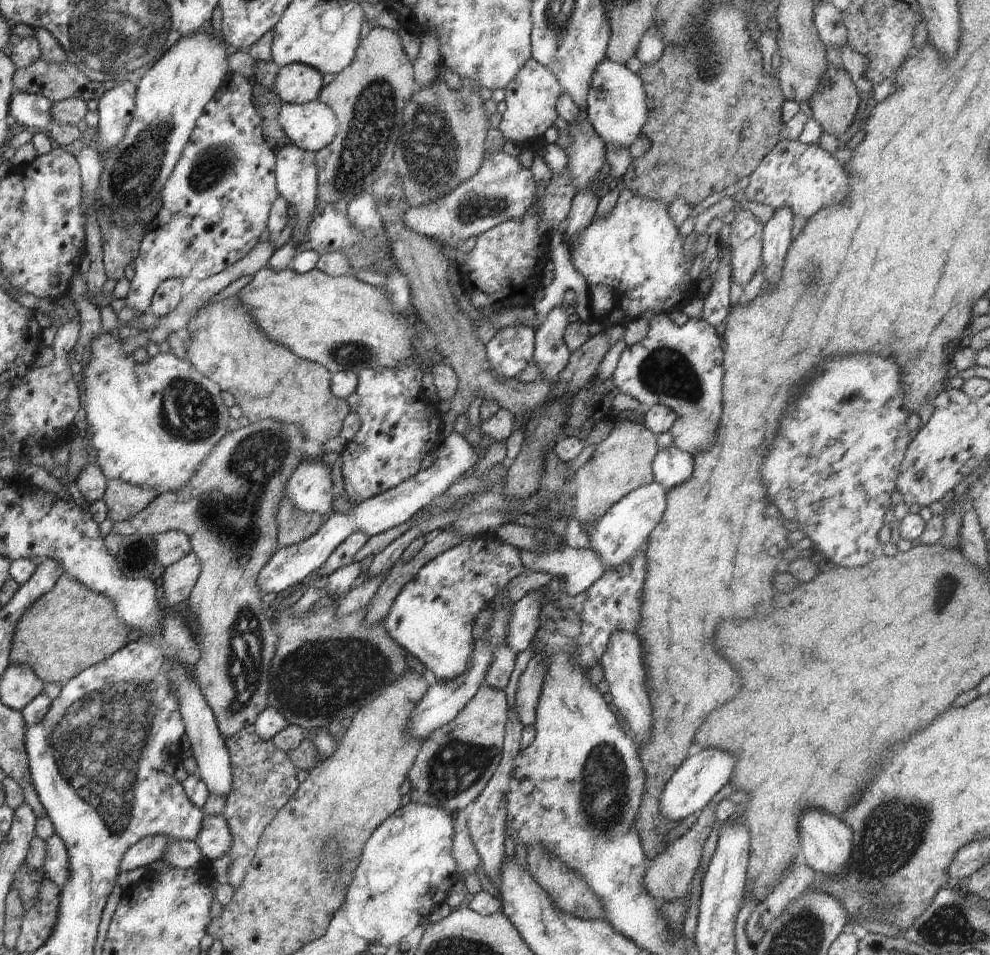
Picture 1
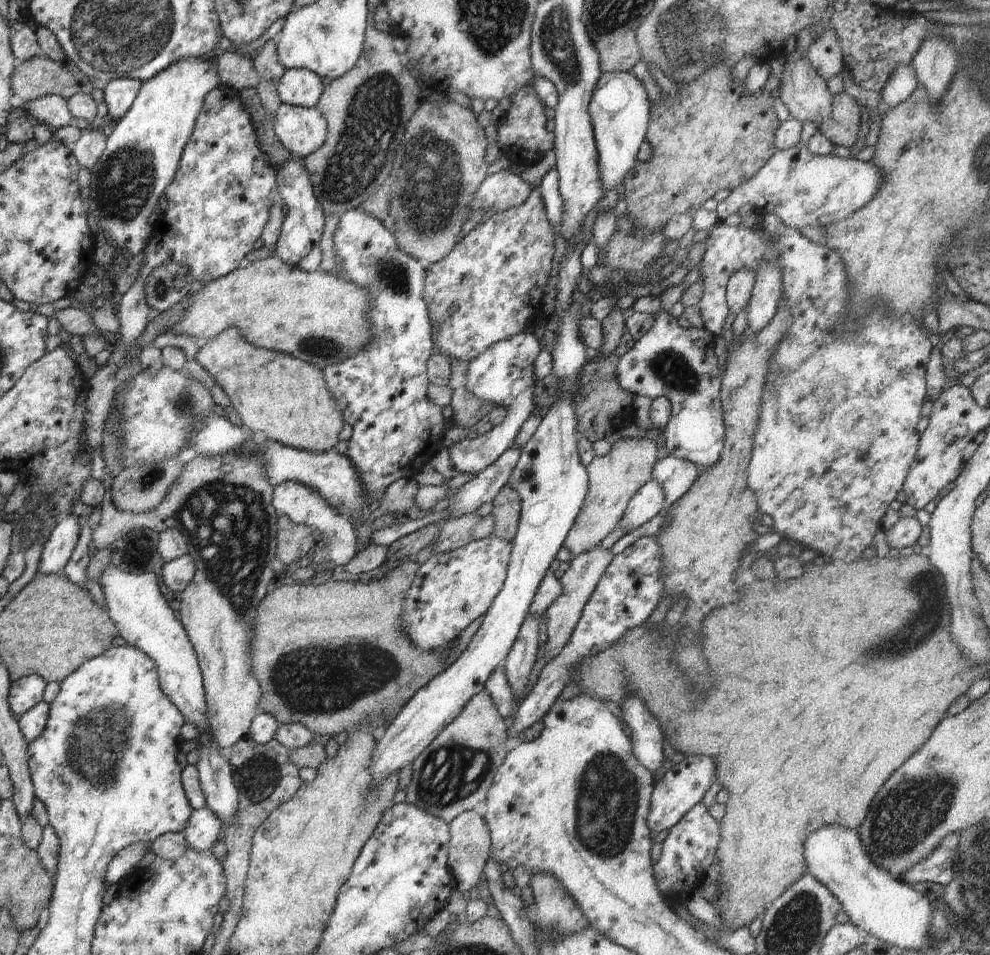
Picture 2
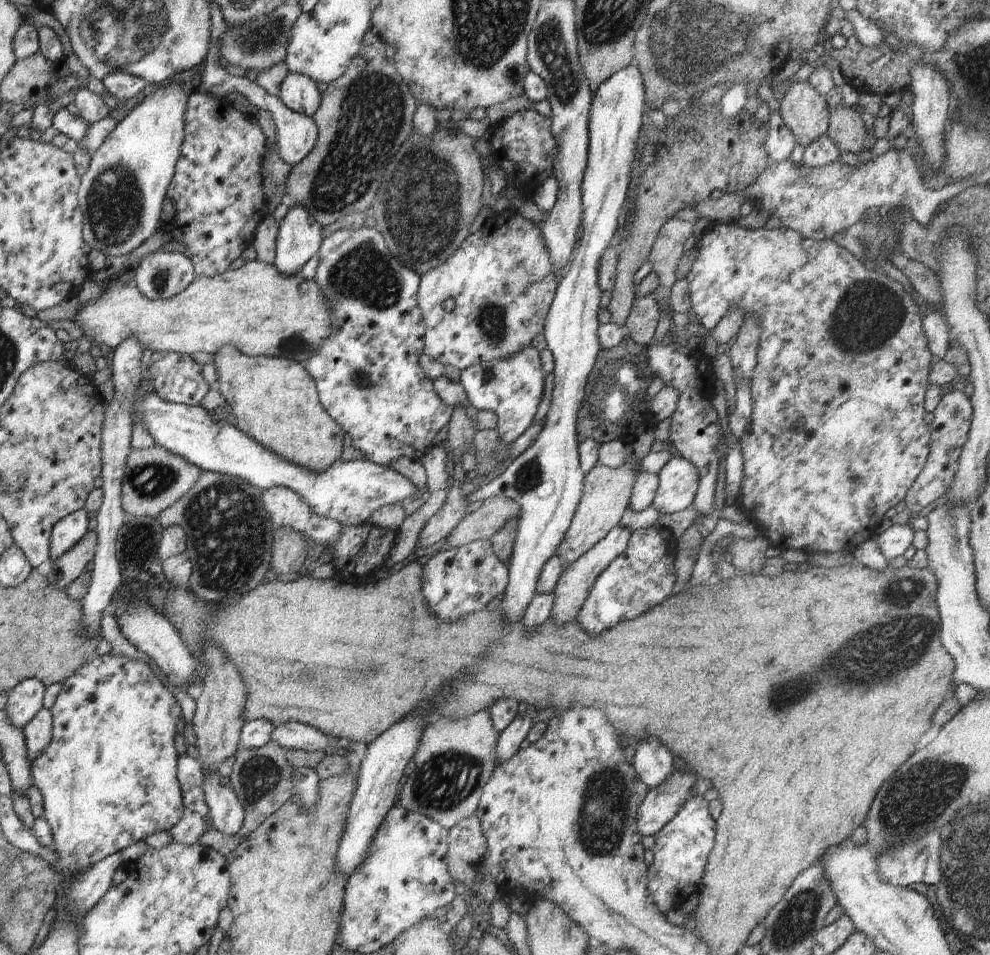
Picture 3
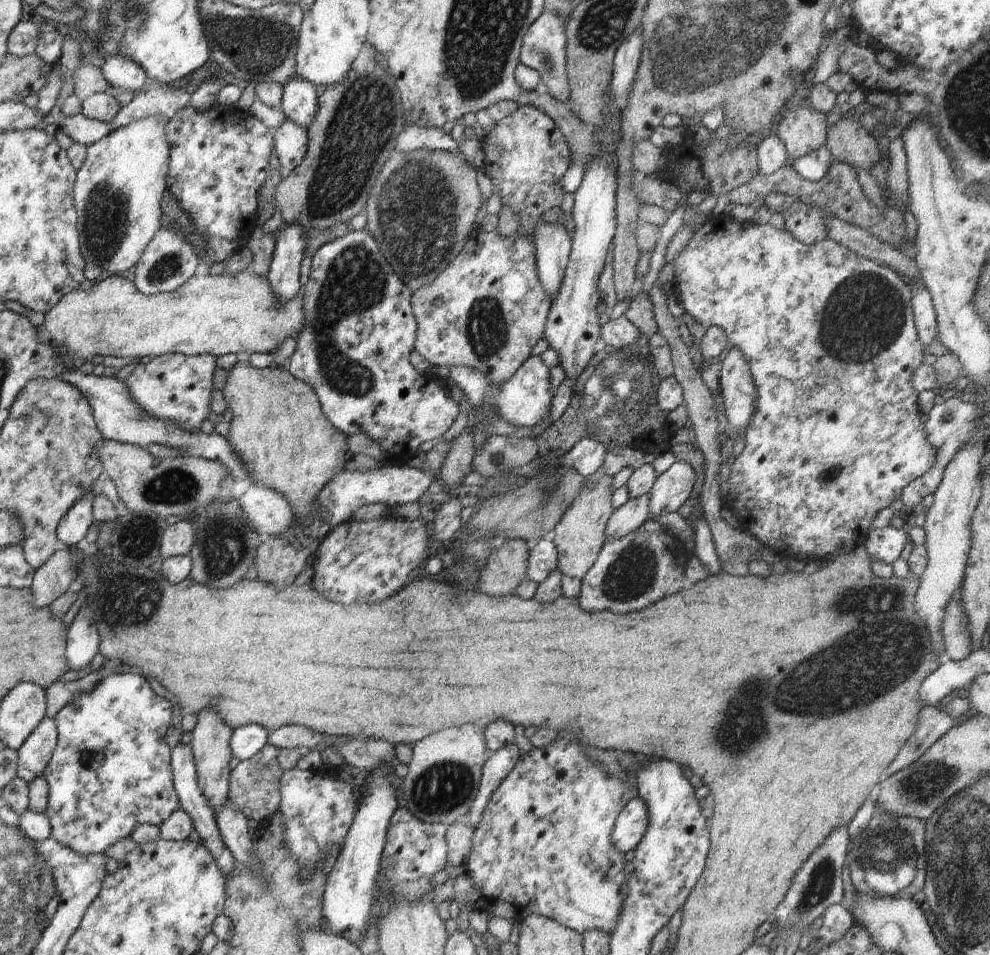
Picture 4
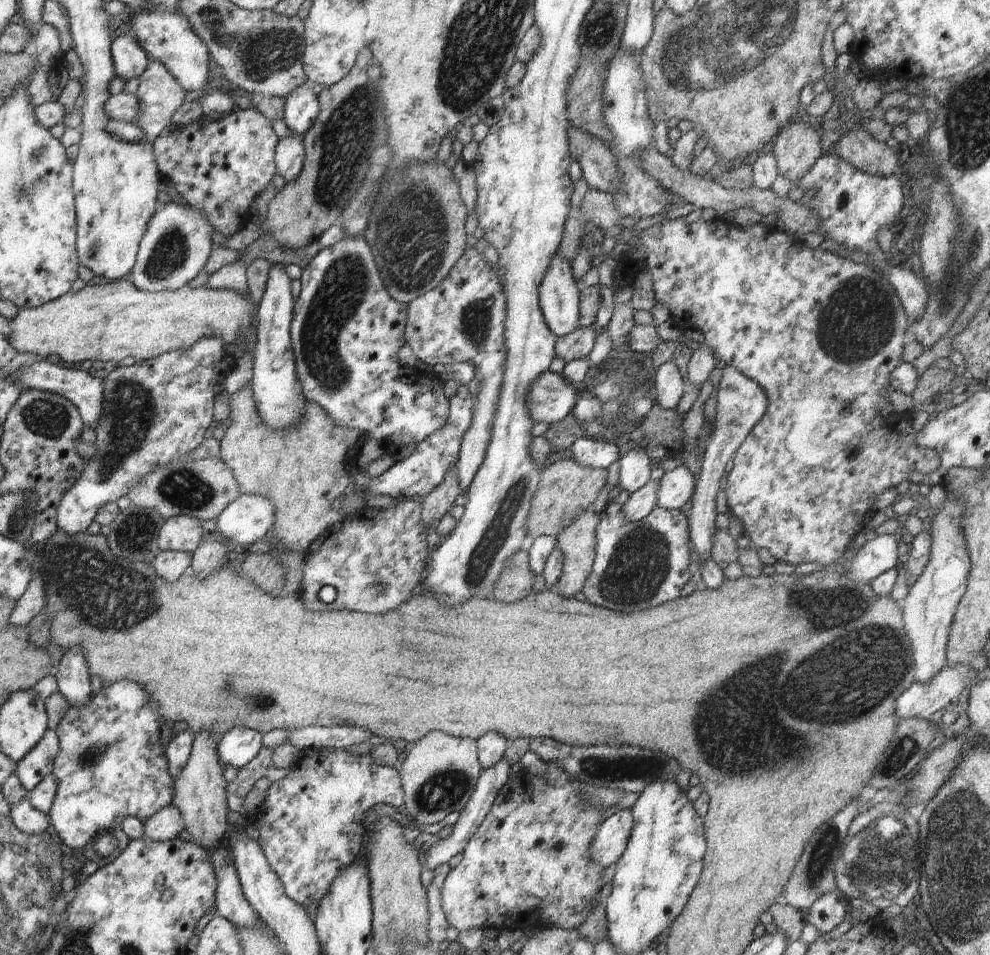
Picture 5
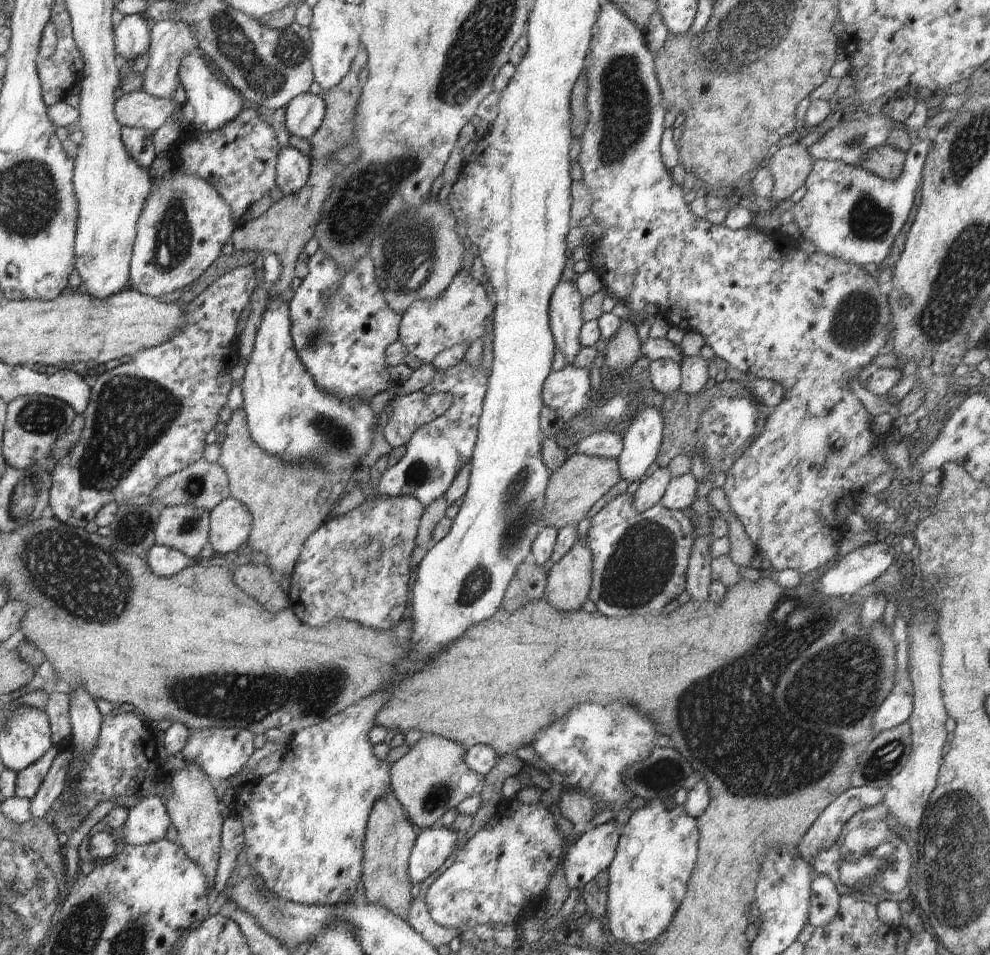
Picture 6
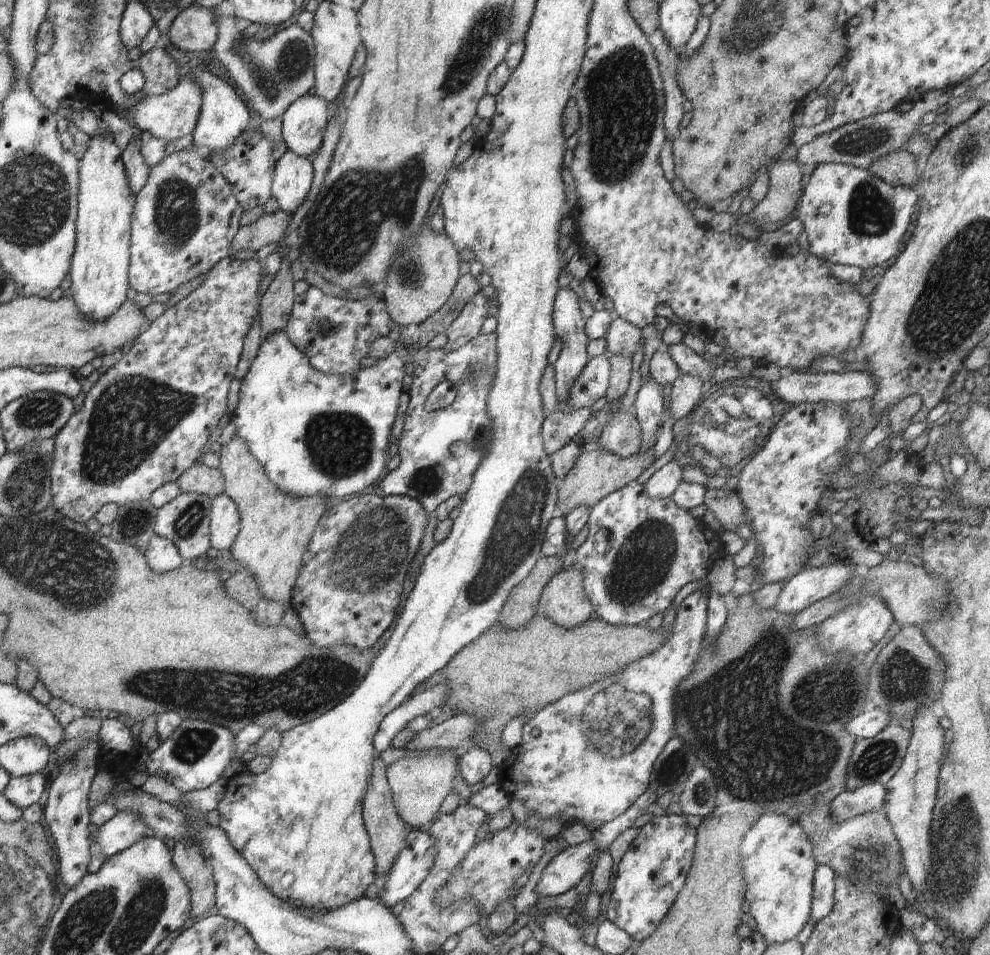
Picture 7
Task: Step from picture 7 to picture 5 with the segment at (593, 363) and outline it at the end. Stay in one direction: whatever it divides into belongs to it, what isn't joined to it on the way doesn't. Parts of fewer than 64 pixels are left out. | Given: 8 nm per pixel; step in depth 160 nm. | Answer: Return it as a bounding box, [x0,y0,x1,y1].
[526,373,582,425]

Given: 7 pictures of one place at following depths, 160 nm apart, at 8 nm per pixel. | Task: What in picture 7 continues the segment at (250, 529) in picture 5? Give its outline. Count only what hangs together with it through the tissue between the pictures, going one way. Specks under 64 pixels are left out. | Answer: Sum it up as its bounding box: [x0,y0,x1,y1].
[211,492,241,551]

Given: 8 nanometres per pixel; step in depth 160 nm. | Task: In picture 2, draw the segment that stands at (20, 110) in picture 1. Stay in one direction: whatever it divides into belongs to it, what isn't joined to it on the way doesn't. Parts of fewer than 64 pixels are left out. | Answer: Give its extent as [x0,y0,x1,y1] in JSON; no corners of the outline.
[21,95,75,128]

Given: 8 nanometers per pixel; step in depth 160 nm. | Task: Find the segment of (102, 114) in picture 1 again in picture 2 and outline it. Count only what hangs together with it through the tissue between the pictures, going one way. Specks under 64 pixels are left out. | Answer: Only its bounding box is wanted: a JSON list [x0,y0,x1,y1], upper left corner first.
[103,79,142,118]

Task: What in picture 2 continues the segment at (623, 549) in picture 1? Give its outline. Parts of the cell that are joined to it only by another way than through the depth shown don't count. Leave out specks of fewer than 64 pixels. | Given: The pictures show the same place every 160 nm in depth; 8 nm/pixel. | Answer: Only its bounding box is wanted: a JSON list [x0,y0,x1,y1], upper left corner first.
[617,478,668,533]

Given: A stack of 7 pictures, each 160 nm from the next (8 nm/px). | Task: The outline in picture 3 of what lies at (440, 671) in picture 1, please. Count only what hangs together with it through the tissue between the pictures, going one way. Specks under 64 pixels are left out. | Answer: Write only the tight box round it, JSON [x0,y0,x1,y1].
[422,540,509,620]

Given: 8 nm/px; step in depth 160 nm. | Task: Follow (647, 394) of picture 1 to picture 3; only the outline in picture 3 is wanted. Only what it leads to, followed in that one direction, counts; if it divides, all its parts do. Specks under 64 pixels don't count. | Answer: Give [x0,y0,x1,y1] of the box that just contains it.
[646,333,724,516]

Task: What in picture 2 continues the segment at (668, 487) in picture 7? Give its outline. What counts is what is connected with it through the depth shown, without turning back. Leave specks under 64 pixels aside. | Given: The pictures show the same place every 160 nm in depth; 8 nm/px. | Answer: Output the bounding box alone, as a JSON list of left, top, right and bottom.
[538,547,616,658]

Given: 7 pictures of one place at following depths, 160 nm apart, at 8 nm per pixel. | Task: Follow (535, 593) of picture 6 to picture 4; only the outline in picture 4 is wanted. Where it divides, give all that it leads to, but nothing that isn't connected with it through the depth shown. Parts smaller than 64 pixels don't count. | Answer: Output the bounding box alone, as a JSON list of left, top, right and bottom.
[475,539,528,596]

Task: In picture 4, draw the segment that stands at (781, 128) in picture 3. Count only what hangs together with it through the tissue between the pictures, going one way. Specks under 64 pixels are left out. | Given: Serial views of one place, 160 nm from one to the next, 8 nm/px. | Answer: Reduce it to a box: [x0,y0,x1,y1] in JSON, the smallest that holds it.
[757,131,788,175]

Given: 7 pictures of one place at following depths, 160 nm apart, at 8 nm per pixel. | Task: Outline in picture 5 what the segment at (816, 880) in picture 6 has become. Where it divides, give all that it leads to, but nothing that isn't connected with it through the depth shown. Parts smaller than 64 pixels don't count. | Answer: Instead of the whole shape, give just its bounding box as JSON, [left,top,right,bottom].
[804,890,849,934]

